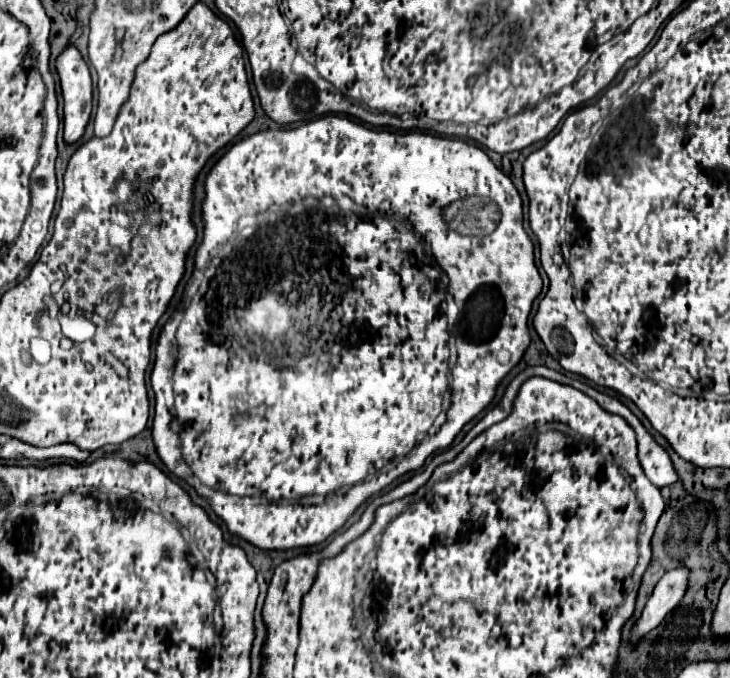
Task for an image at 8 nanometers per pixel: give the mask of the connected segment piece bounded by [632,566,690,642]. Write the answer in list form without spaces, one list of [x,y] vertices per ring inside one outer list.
[[[682,566],[682,568],[674,568],[674,570],[666,572],[660,578],[660,582],[656,584],[640,620],[634,626],[632,642],[636,642],[644,634],[648,634],[652,628],[656,628],[664,620],[664,616],[678,606],[678,602],[688,592],[688,578],[690,578],[688,572],[690,570],[686,570]]]

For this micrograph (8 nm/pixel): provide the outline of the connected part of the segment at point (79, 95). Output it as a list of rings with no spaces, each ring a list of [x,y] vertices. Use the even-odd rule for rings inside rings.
[[[68,44],[56,58],[64,96],[64,140],[78,142],[92,112],[92,80],[80,50]]]

